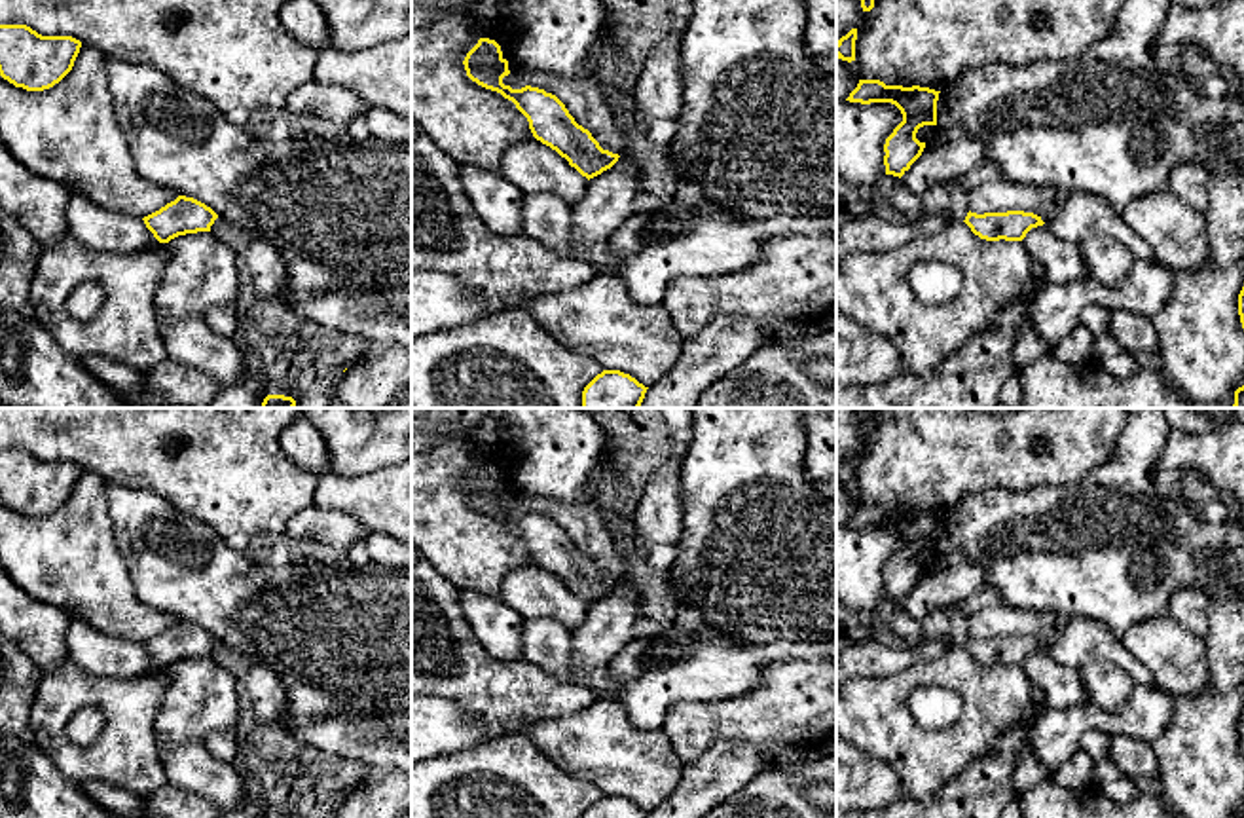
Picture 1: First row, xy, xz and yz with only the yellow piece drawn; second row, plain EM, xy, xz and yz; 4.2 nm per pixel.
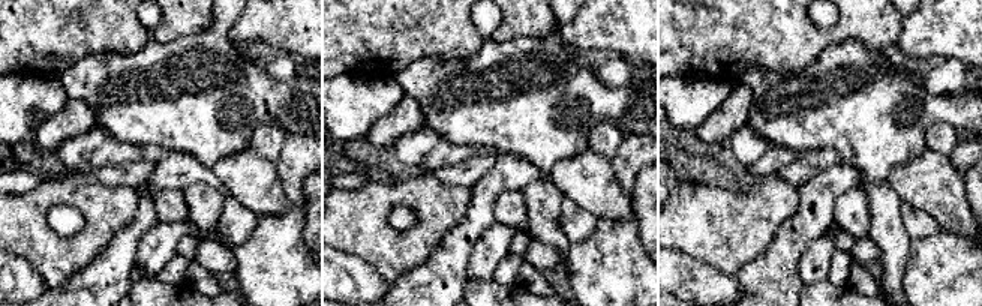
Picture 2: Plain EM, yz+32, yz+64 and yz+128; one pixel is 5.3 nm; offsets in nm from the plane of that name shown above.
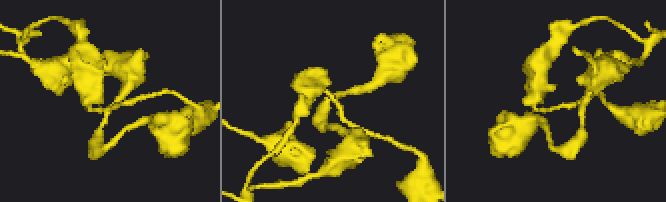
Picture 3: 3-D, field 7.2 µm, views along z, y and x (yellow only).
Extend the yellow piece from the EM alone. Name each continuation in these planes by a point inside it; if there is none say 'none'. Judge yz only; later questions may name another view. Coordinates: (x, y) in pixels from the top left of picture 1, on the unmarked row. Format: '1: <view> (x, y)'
none

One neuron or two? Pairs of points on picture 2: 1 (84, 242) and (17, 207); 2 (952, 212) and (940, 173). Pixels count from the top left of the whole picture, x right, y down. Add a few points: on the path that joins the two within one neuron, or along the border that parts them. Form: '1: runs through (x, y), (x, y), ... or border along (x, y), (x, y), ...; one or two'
1: runs through (68, 245), (54, 245), (33, 224); one
2: runs through (946, 203), (940, 194), (940, 182); one

